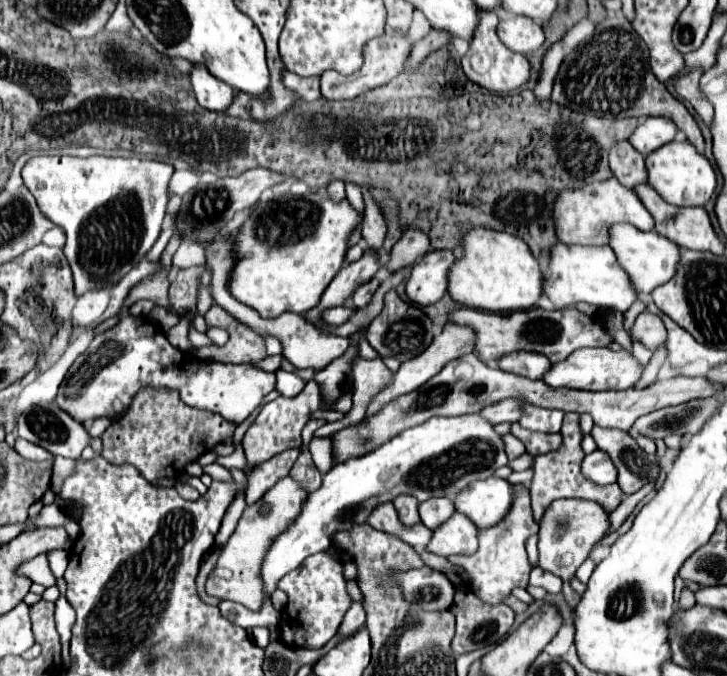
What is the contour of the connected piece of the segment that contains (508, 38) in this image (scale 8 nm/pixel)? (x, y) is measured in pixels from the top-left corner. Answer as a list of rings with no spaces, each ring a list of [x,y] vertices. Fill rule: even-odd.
[[[525,17],[501,19],[497,27],[497,35],[505,43],[505,47],[521,55],[531,55],[545,43],[545,33],[541,25]]]

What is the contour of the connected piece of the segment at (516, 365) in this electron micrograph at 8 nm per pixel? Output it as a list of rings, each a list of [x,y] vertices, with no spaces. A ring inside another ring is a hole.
[[[521,353],[521,355],[507,355],[505,359],[497,361],[497,367],[501,371],[509,371],[527,379],[543,379],[543,375],[551,369],[549,359],[545,355],[533,355],[533,353]]]

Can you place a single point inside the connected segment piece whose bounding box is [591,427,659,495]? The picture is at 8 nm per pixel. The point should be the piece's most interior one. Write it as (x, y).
(635, 467)

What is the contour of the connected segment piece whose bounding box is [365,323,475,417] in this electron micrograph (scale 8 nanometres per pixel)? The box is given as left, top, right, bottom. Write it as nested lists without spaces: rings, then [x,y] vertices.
[[[447,323],[447,325],[443,327],[443,331],[433,339],[431,347],[427,347],[421,355],[405,361],[405,363],[399,367],[399,371],[393,375],[391,383],[387,383],[387,385],[369,401],[369,405],[367,405],[367,415],[365,415],[365,417],[377,415],[377,413],[379,413],[387,403],[391,403],[393,399],[397,399],[397,397],[401,397],[401,395],[407,395],[407,393],[415,391],[417,387],[421,387],[421,385],[427,383],[433,375],[437,375],[449,361],[455,361],[455,359],[459,359],[459,357],[463,357],[463,355],[473,353],[473,341],[475,341],[473,331],[469,331],[467,327],[455,325],[455,323]]]

